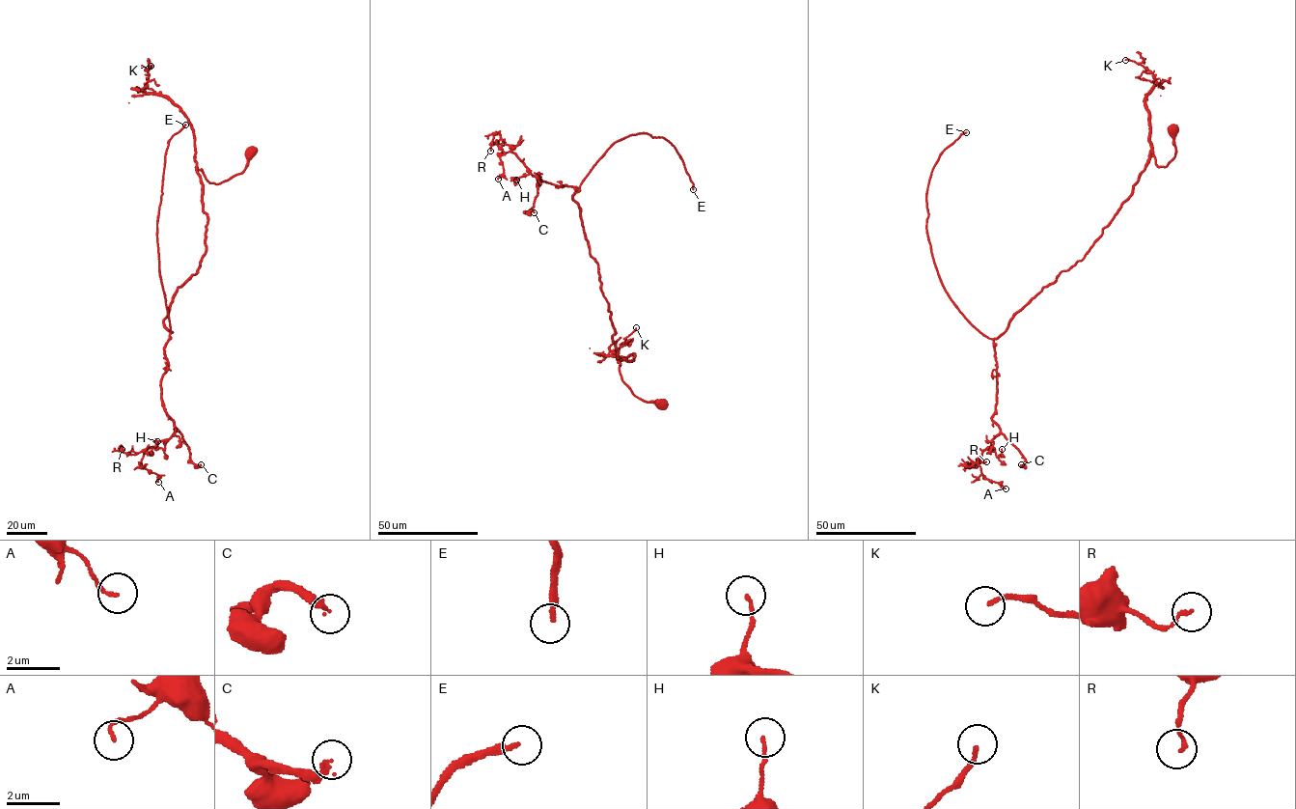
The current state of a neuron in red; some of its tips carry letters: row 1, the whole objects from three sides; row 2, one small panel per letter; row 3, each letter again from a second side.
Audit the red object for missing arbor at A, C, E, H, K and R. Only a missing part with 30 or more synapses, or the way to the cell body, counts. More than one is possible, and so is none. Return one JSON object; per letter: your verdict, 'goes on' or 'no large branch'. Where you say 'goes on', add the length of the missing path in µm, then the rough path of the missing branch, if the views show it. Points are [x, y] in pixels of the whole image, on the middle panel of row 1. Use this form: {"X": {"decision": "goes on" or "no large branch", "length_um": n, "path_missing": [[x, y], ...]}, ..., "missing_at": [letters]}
{"A": {"decision": "no large branch"}, "C": {"decision": "no large branch"}, "E": {"decision": "goes on", "length_um": 90, "path_missing": [[693, 189], [707, 239], [707, 254], [709, 257], [712, 255], [712, 260], [704, 285], [694, 304], [686, 309]]}, "H": {"decision": "no large branch"}, "K": {"decision": "no large branch"}, "R": {"decision": "no large branch"}, "missing_at": ["E"]}

